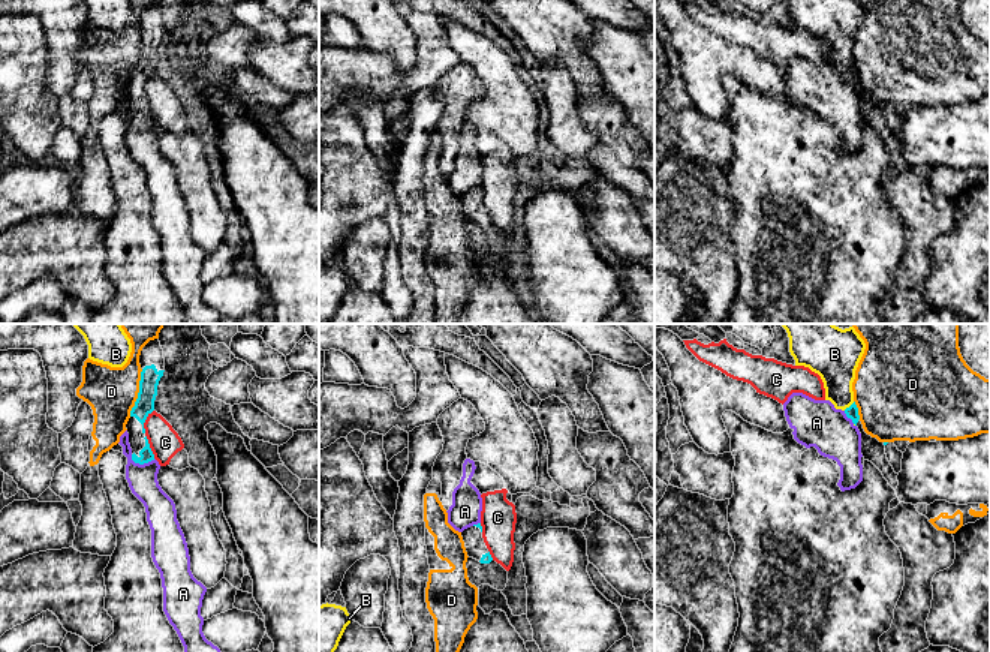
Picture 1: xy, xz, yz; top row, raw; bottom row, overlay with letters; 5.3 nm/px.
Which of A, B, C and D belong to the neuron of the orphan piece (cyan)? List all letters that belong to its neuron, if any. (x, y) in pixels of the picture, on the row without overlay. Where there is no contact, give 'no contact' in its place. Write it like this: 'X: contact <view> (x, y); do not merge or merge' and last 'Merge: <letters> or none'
A: contact xy (141, 128); do not merge
B: contact yz (849, 71); do not merge
C: contact xy (144, 86); do not merge
D: contact xy (138, 57); do not merge
Merge: none

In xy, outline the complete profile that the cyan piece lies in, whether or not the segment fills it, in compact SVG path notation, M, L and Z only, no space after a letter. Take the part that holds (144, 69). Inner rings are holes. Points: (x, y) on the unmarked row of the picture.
M159 3L150 4L141 15L141 45L139 57L135 70L130 75L130 82L126 88L129 97L129 108L132 112L132 124L144 129L154 124L145 100L144 87L154 75L154 64L157 60L157 49L165 36L163 13Z

